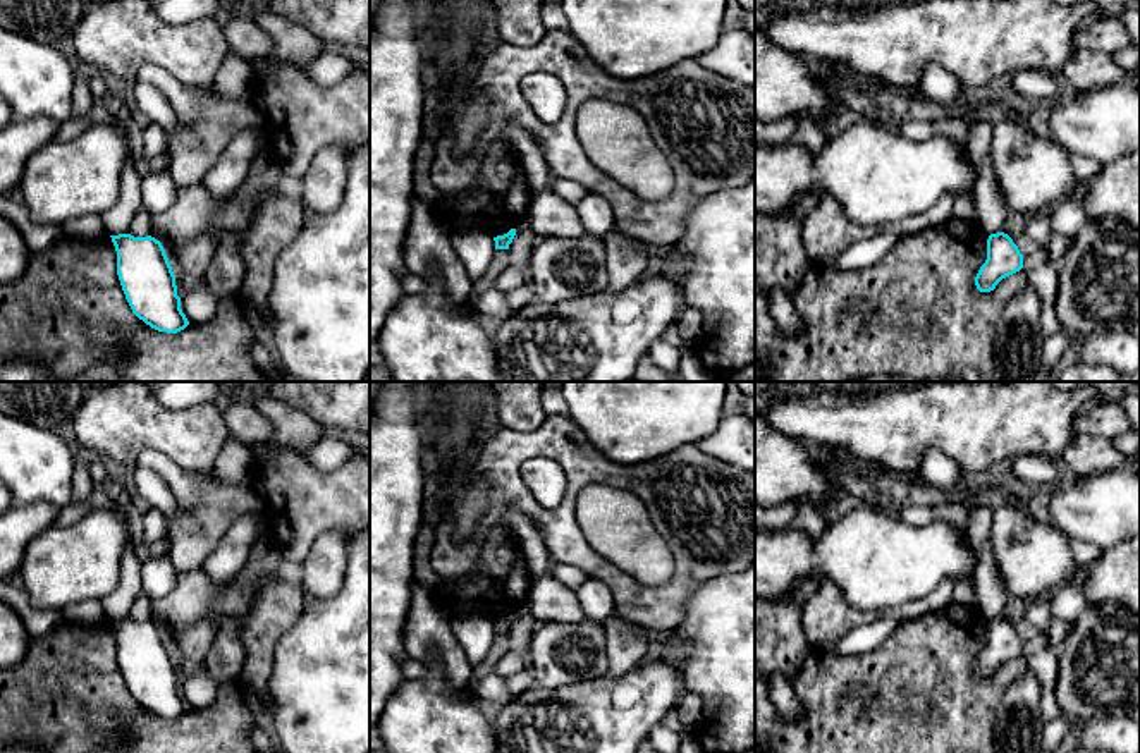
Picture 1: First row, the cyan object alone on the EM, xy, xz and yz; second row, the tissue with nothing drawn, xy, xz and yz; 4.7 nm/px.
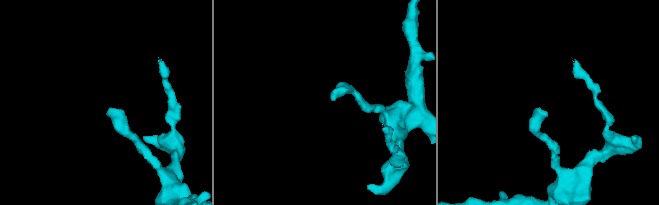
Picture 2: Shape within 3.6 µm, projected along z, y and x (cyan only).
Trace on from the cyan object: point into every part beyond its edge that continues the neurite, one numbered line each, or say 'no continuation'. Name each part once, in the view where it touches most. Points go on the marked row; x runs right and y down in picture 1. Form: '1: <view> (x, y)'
no continuation

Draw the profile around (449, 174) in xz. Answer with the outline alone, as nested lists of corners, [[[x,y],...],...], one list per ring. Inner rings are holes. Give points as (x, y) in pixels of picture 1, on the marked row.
[[[442,129],[435,144],[435,158],[432,162],[432,184],[440,193],[457,194],[468,191],[478,182],[480,163],[475,158],[457,158],[450,131]]]

